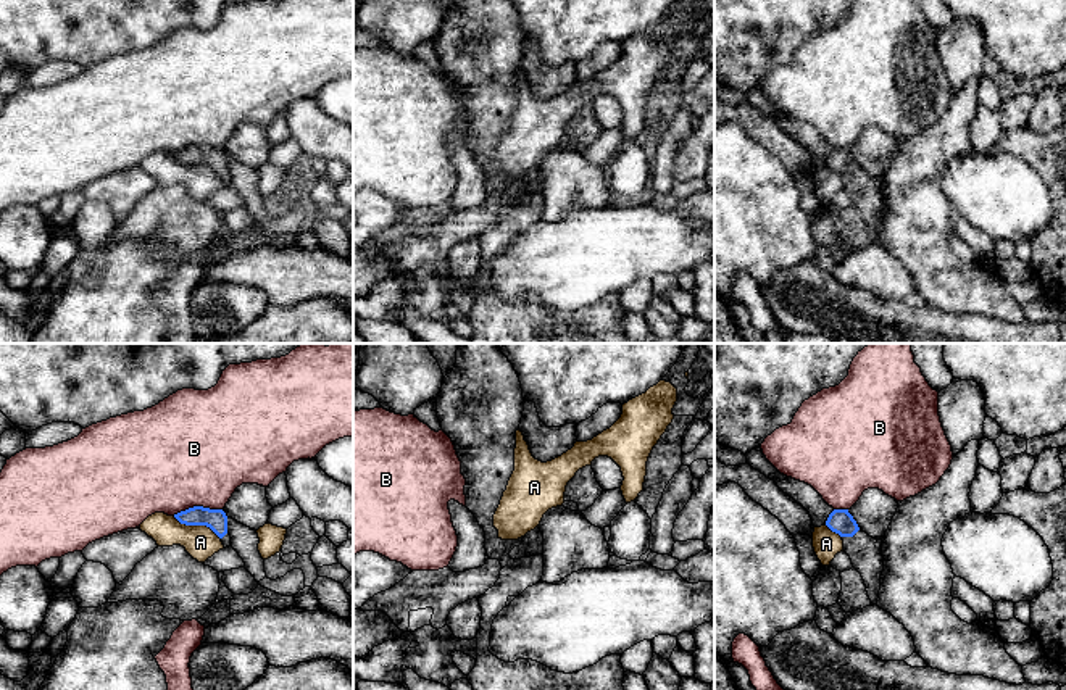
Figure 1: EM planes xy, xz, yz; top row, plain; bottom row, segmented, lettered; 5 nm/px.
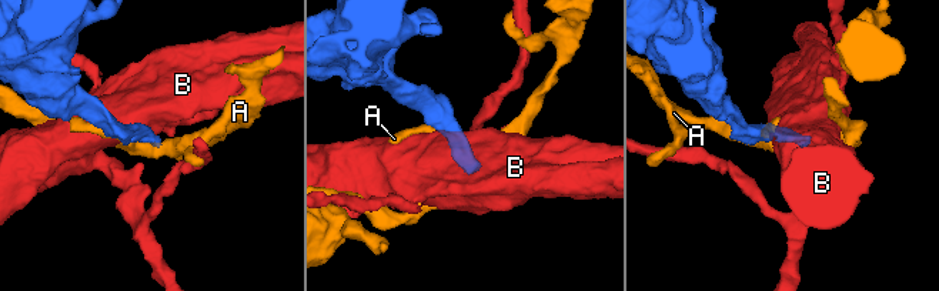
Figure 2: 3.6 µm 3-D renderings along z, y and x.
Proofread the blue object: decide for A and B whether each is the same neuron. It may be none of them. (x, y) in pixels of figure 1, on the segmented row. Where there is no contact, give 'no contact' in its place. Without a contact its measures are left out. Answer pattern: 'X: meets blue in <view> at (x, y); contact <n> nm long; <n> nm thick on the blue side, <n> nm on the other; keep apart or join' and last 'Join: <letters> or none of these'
A: meets blue in xy at (197, 524); contact 260 nm long; 110 nm thick on the blue side, 170 nm on the other; keep apart
B: meets blue in xy at (197, 507); contact 260 nm long; 110 nm thick on the blue side, 500 nm on the other; keep apart
Join: none of these

